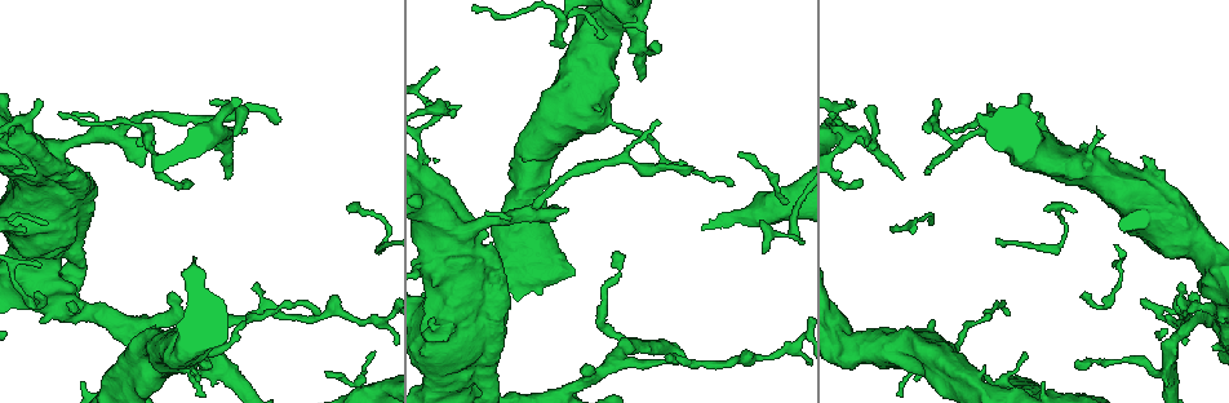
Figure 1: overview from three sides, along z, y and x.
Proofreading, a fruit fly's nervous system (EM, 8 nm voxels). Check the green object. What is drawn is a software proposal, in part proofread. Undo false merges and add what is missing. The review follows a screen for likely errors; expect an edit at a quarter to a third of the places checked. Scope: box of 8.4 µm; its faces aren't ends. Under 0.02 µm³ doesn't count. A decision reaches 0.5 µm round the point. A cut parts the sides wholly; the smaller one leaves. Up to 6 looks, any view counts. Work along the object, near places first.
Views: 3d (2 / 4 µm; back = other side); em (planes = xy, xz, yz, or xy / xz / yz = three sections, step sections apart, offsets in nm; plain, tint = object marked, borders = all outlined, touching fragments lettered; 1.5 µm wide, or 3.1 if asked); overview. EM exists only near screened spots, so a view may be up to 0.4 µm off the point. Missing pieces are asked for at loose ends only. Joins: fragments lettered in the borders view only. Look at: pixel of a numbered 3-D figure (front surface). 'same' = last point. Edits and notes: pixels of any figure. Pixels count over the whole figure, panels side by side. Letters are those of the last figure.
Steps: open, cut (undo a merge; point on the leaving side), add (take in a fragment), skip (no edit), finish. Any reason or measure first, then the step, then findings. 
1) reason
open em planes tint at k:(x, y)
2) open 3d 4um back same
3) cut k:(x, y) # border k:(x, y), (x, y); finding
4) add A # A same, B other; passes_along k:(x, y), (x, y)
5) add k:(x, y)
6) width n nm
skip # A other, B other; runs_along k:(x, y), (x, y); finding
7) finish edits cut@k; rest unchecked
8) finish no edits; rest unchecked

an open end
open em planes borders at 1:(489, 216)

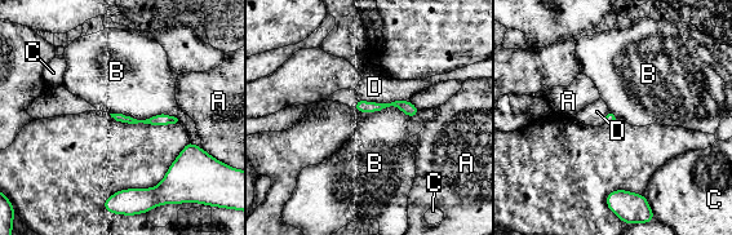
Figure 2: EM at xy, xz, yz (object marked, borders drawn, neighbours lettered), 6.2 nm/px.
skip # A other, B other, C other, D other; border 2:(110, 112), (177, 119); none of them fits

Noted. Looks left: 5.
open em planes borders at 1:(566, 210)

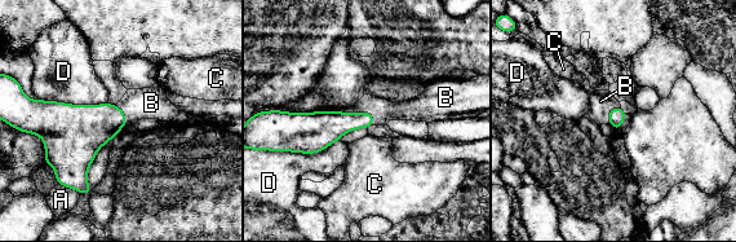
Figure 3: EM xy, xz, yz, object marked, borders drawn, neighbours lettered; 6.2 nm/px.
add B # A other, B same, C other, D other; passes_along 3:(319, 130), (355, 113), (384, 110); it goes on there

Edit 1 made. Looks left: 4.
an open end
open 3d 2um at 1:(640, 81)

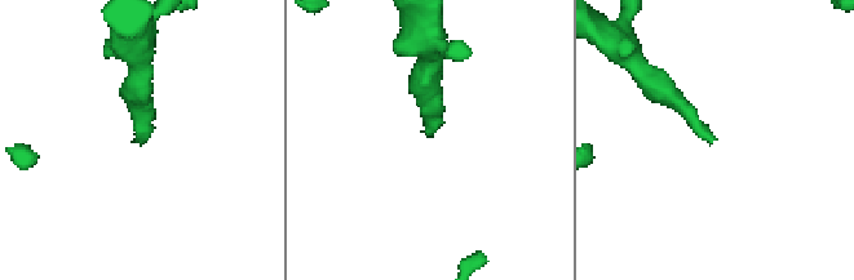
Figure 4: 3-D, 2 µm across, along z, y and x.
open em planes plain at 4:(717, 139)

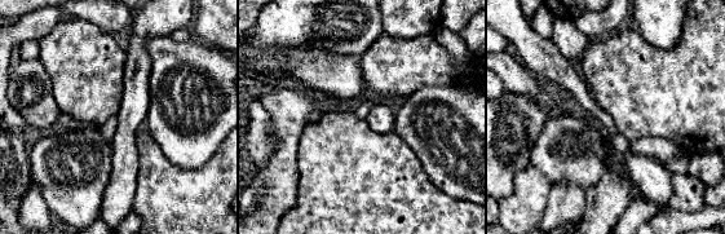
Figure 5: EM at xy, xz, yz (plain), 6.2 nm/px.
open em planes borders same

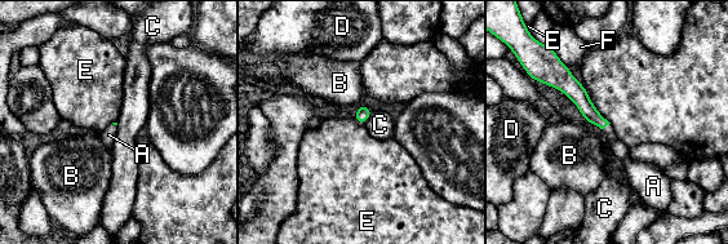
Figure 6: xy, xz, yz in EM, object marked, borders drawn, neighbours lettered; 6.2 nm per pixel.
add A # A same, B other, C other, D other, E other, F other; the cell continues

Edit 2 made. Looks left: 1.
finish edits add@3, add@6; rest unchecked

